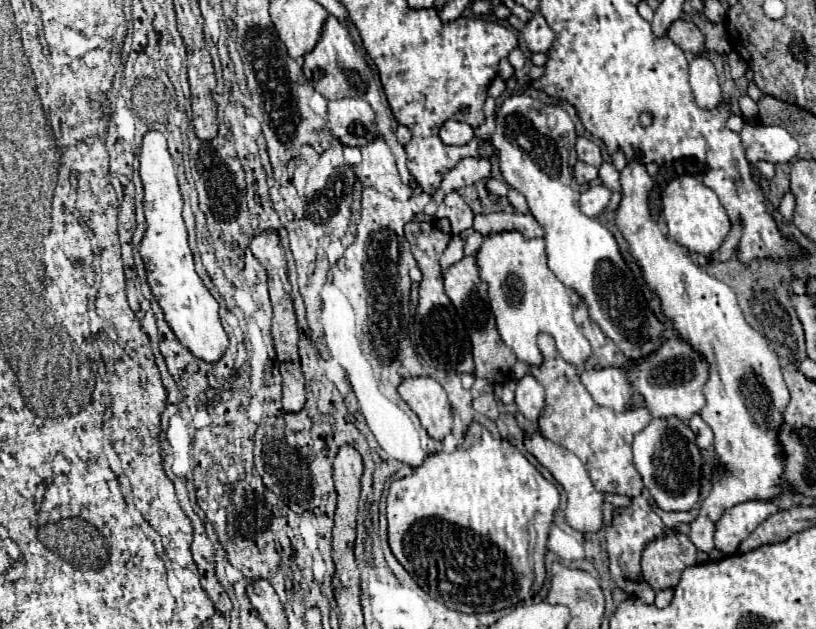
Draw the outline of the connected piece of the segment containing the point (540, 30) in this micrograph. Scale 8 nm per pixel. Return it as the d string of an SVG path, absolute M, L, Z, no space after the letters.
M539 12L533 14L533 18L525 24L525 28L521 32L523 32L523 40L531 52L547 52L555 40L553 30L547 26L545 18Z

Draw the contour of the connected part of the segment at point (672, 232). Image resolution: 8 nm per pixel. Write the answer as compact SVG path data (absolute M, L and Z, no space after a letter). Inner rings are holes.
M679 176L667 184L661 196L663 202L663 216L669 228L669 238L677 244L685 246L691 252L697 252L701 256L711 256L723 242L723 238L731 230L731 222L727 218L725 208L721 206L717 194L697 182L693 176Z

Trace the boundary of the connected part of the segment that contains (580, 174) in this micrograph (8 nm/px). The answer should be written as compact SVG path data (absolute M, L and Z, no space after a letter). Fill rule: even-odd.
M577 162L573 170L575 170L575 180L579 184L589 184L591 180L597 178L597 168L595 166L589 166L585 162Z

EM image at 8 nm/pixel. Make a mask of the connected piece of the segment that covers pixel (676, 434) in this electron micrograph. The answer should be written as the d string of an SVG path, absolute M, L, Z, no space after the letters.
M677 418L651 420L649 426L635 436L633 460L643 484L661 510L681 512L691 510L699 498L699 468L701 452L695 446L695 434Z

